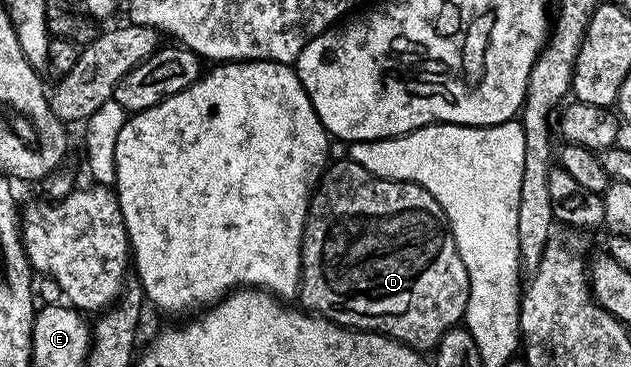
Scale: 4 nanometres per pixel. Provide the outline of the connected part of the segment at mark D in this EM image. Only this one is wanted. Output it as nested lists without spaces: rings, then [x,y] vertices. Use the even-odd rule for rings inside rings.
[[[349,158],[336,160],[322,173],[318,187],[314,189],[314,194],[310,197],[310,209],[306,215],[306,225],[302,235],[302,281],[298,283],[297,294],[297,299],[302,300],[301,307],[315,316],[323,316],[325,320],[330,320],[333,324],[341,324],[343,328],[381,332],[382,335],[390,336],[410,348],[433,350],[440,342],[442,335],[465,317],[466,303],[470,293],[468,270],[460,258],[454,236],[450,232],[450,224],[446,221],[440,202],[436,202],[436,198],[432,198],[432,194],[428,194],[428,190],[424,190],[419,184],[408,184],[401,180],[385,180],[382,176],[374,176],[368,170],[364,170],[364,166],[360,166],[355,160]]]

